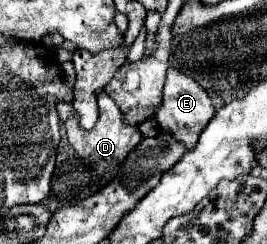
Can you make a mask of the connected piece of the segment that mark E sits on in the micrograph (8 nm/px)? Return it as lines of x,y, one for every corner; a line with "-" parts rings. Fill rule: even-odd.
173,68
167,72
167,82
165,82
165,88
163,88
163,104
157,108
157,116
155,116
161,130
169,132
187,150
193,150
197,140
199,140
199,134
205,130
205,126
215,116
215,112
217,110
213,106
209,94
193,78
181,74

